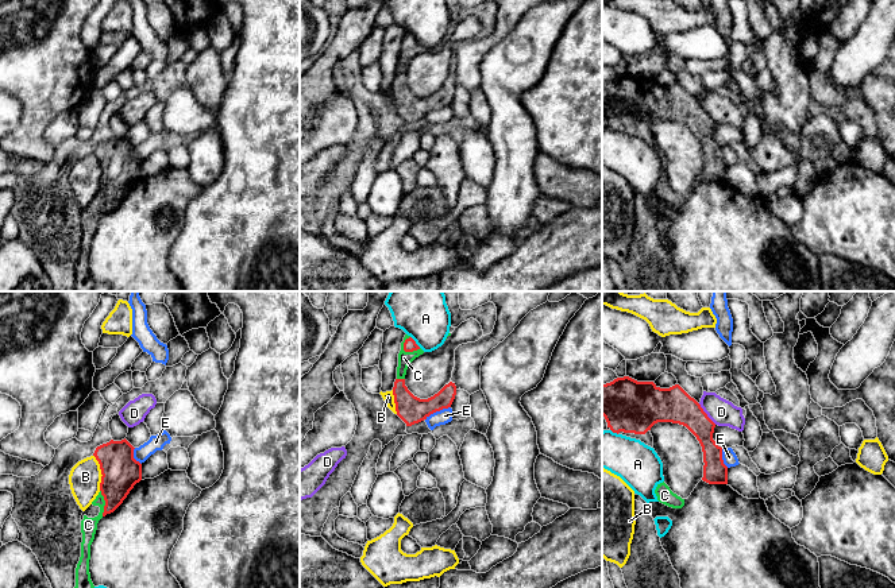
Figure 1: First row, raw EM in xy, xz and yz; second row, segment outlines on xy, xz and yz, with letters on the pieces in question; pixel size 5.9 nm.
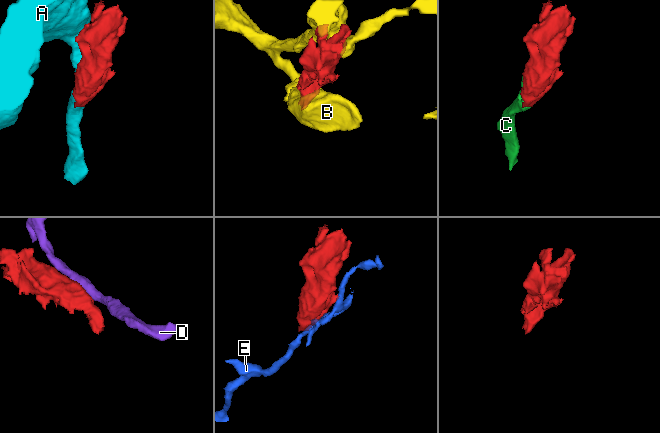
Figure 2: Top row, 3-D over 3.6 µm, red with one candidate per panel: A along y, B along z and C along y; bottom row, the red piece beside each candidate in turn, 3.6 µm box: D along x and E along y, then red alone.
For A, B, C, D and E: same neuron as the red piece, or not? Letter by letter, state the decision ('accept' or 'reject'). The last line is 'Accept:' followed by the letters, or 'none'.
A: reject
B: reject
C: accept
D: reject
E: reject
Accept: C

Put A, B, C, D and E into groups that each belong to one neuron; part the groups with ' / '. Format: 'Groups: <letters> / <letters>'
Groups: A / B / C / D / E

